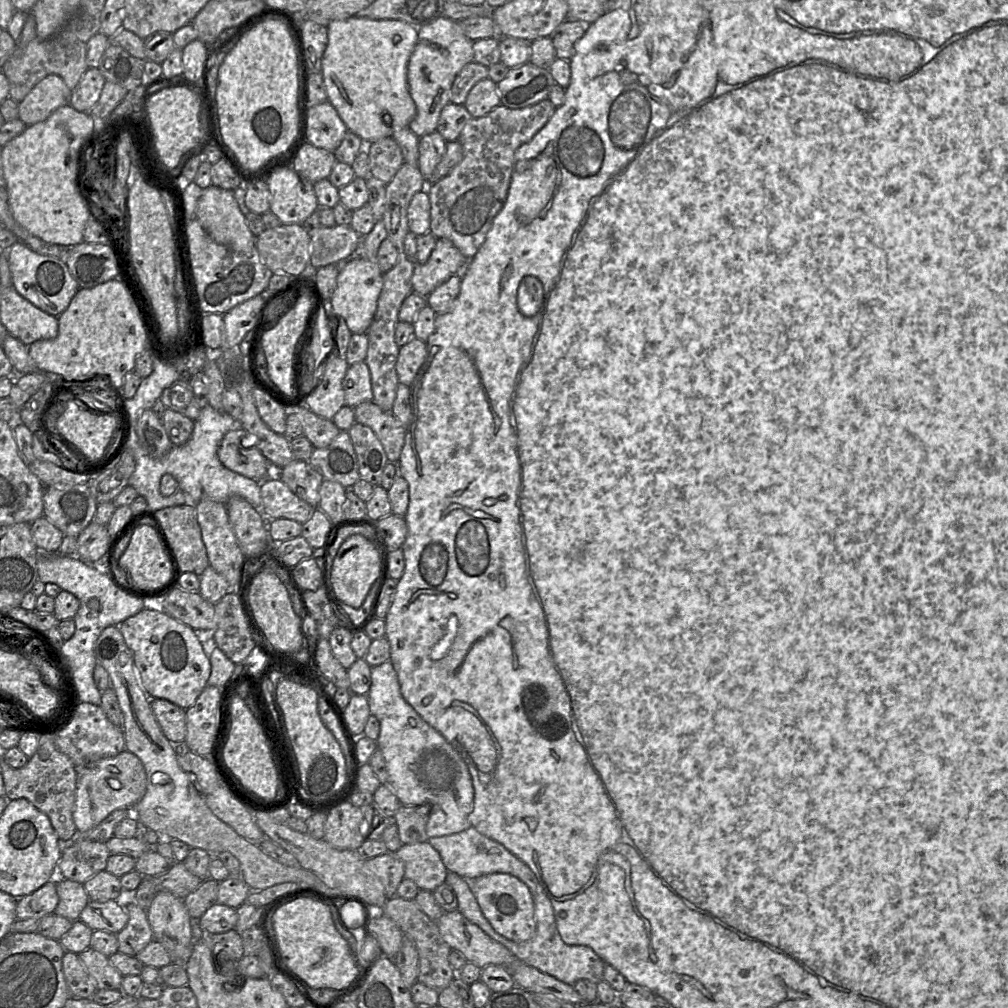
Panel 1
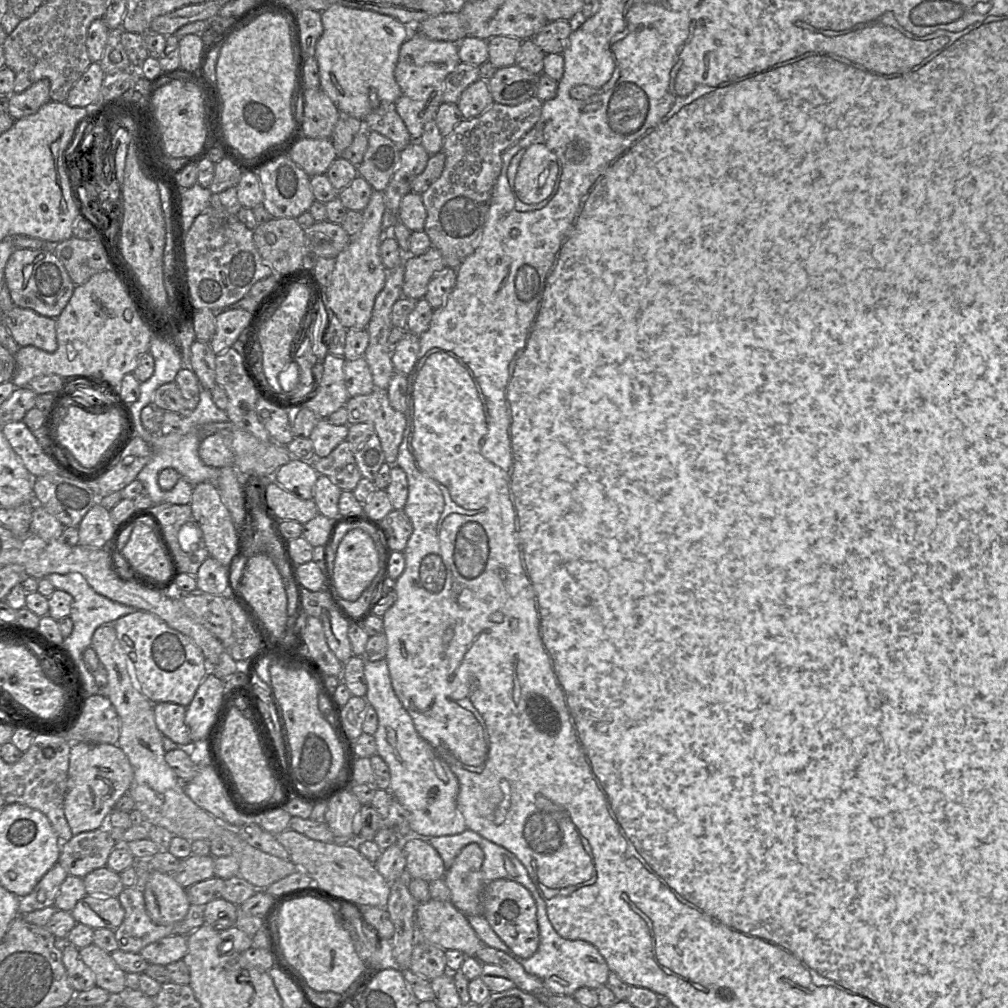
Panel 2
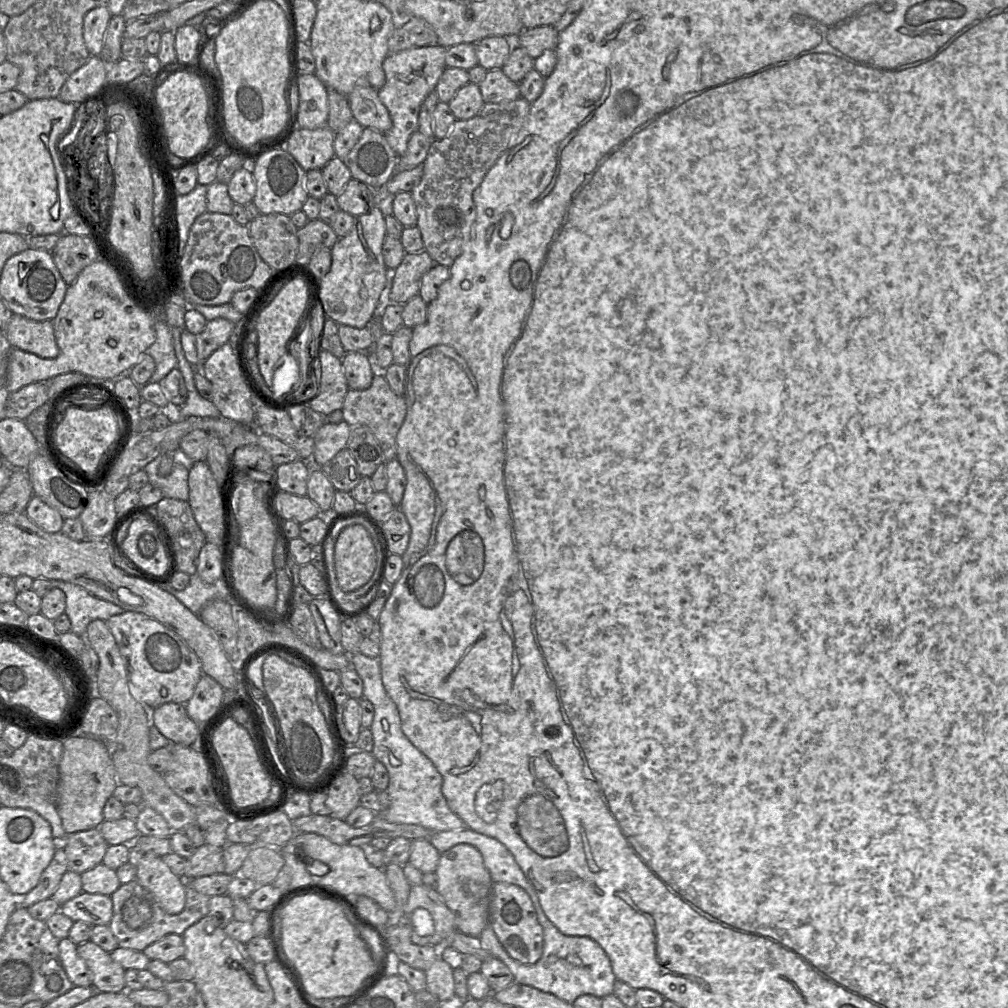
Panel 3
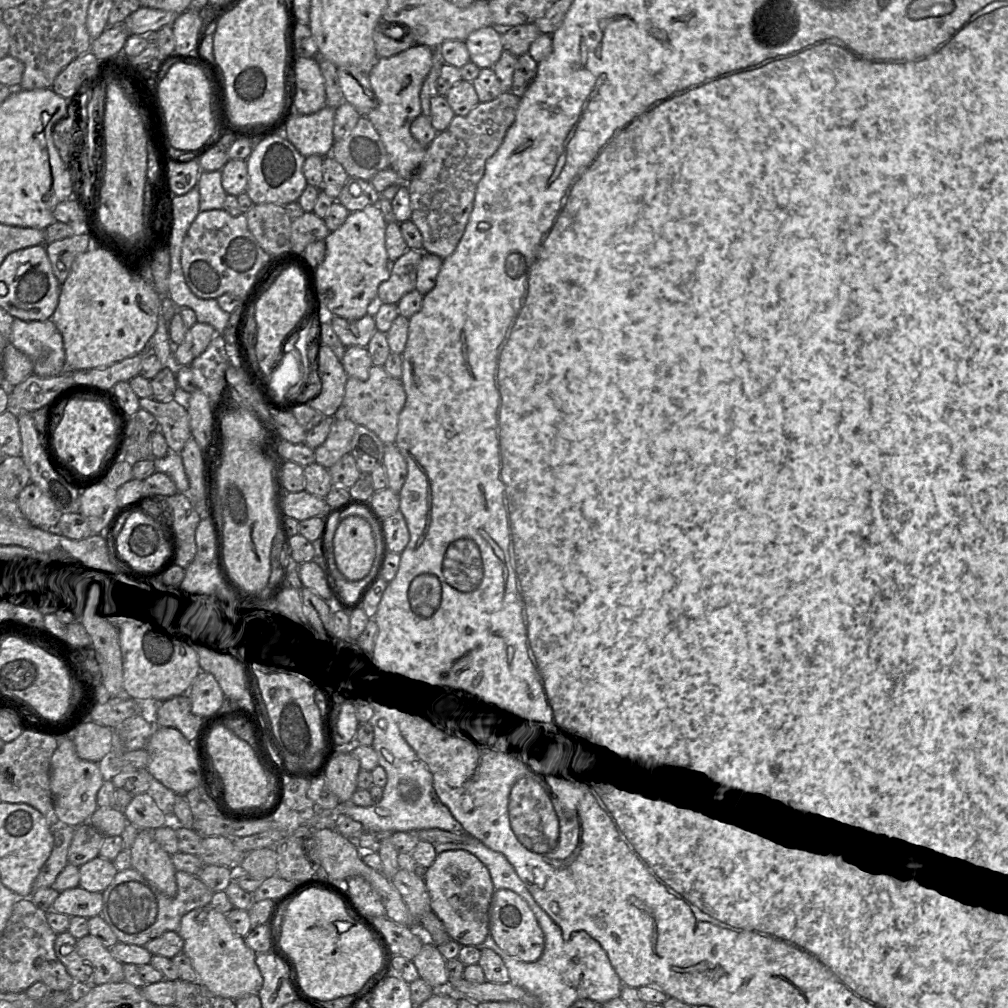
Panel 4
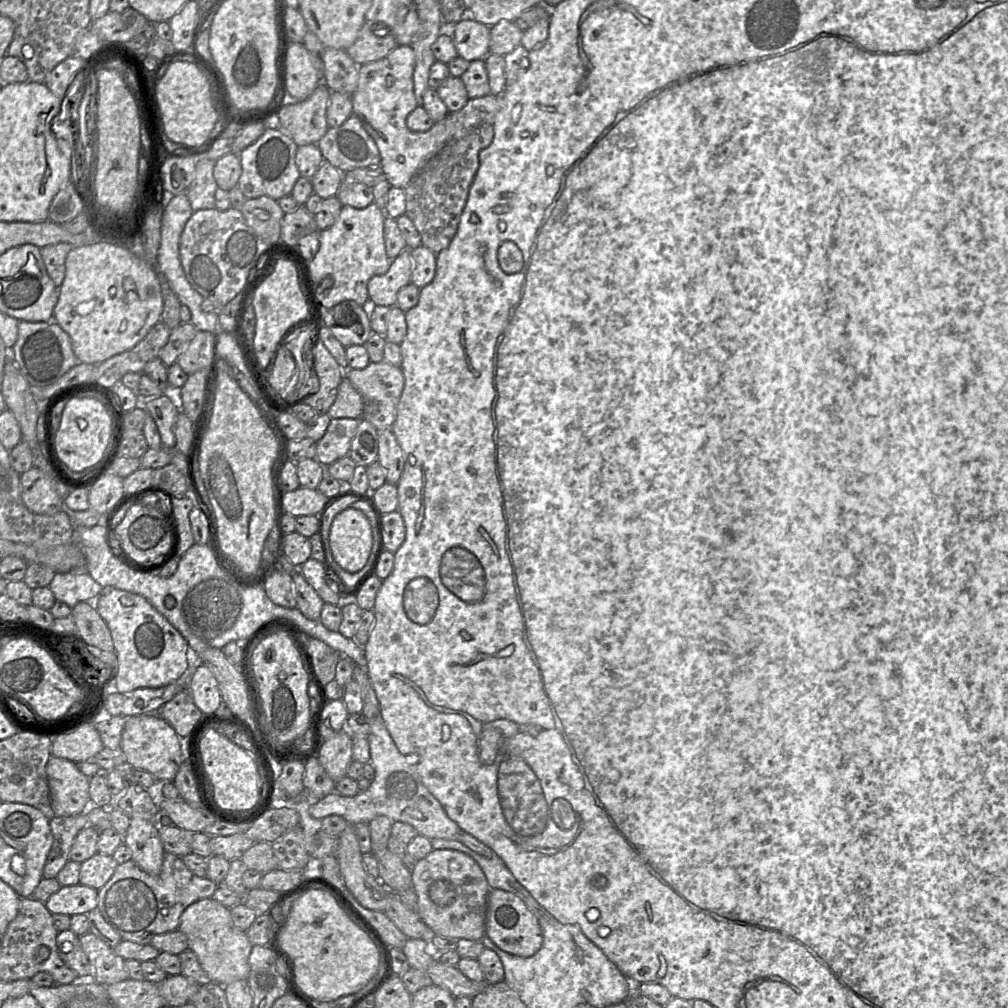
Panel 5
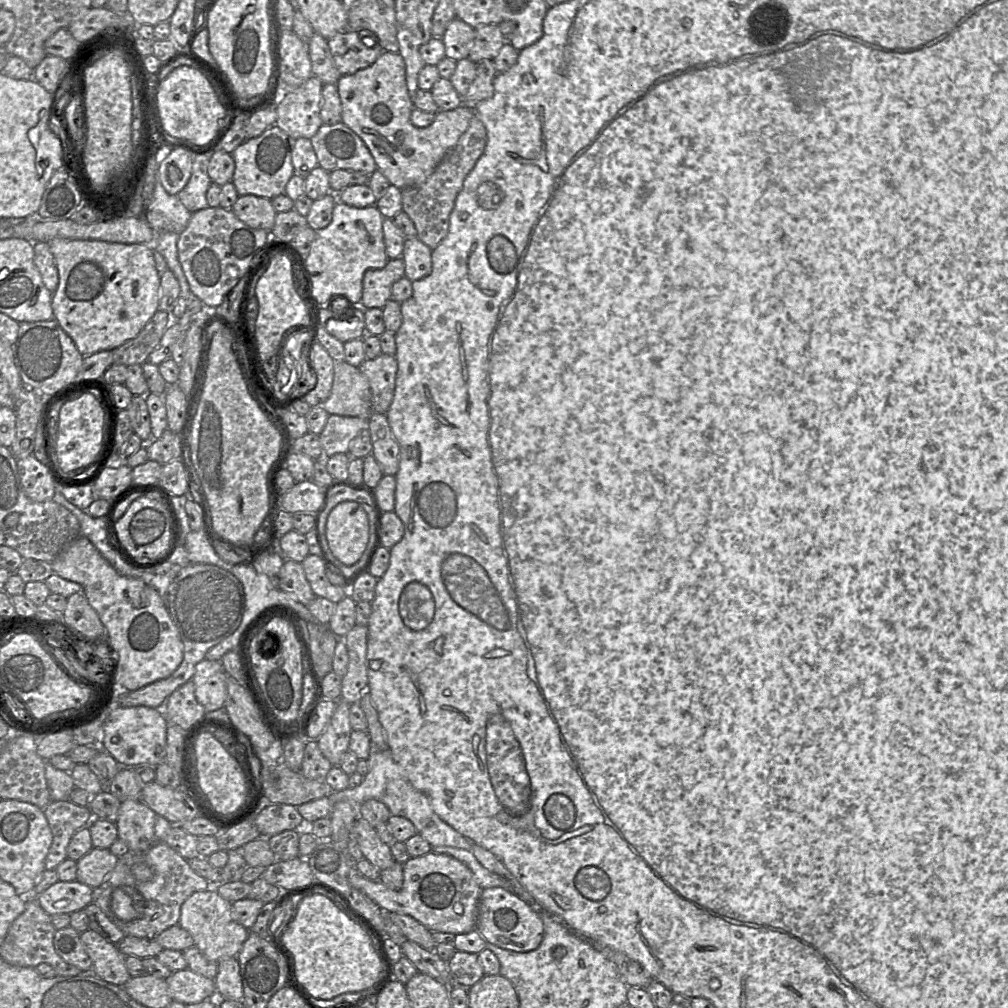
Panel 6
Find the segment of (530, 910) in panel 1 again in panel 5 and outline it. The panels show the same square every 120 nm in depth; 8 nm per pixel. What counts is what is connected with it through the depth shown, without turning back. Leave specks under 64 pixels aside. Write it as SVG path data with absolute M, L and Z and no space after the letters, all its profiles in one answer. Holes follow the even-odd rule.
M503 890L489 892L486 936L502 951L523 958L535 955L543 943L543 933L535 915L519 897Z

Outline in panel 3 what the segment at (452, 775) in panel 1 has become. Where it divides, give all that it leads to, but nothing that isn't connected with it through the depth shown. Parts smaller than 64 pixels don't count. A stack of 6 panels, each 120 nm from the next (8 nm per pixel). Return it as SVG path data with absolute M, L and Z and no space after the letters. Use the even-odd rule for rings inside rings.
M359 651L349 656L350 665L363 681L363 697L374 707L374 718L369 728L374 740L371 753L376 761L385 765L389 774L386 791L390 796L390 806L381 812L374 812L377 818L391 823L420 825L434 832L461 830L466 827L447 804L442 792L441 774L432 761L404 734L398 708L384 688L378 658L370 658Z

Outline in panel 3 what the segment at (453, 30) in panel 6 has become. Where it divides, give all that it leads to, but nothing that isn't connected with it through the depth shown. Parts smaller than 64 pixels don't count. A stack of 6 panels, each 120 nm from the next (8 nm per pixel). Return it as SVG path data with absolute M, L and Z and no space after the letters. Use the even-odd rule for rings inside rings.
M490 36L481 39L474 46L478 65L489 71L502 68L516 43L504 36Z

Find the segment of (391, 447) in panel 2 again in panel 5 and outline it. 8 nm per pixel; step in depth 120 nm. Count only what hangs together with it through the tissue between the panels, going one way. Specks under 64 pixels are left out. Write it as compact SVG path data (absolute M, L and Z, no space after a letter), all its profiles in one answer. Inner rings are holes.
M386 361L369 363L361 370L347 369L345 376L359 392L363 401L362 419L371 423L377 430L392 429L396 419L396 410L404 388L404 376L401 367Z

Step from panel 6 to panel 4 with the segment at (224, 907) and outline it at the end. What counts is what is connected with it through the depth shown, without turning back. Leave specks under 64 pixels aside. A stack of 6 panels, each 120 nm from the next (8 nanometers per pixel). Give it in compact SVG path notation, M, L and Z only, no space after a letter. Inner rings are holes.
M209 905L185 914L178 929L184 940L183 953L188 956L198 975L198 981L215 995L234 1001L251 994L258 994L263 977L256 964L256 953L249 948L244 937L238 935L223 914Z

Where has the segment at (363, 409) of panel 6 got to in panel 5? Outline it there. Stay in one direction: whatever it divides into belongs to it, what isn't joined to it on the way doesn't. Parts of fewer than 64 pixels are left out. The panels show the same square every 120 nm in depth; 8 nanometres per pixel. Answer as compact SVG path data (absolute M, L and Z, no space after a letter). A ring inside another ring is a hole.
M345 371L344 378L338 388L337 397L327 414L331 419L362 419L362 397L345 376Z

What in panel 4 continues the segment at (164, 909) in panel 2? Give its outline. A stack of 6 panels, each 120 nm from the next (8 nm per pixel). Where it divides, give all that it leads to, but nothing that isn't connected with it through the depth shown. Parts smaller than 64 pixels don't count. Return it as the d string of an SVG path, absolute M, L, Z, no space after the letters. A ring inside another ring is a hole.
M139 830L129 852L132 868L164 895L176 895L176 869L171 855L153 838L153 830Z

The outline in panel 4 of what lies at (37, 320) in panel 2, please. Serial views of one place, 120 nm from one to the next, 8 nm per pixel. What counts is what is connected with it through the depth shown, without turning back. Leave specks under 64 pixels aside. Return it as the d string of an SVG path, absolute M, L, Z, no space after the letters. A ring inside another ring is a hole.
M14 318L8 343L26 354L39 377L60 375L66 369L63 338L51 319L24 321Z

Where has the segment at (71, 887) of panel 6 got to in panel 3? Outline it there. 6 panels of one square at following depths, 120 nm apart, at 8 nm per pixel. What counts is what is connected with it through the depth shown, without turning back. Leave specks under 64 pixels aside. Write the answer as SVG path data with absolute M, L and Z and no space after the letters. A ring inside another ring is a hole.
M82 891L60 907L60 911L75 921L91 926L109 925L113 915L111 896Z

